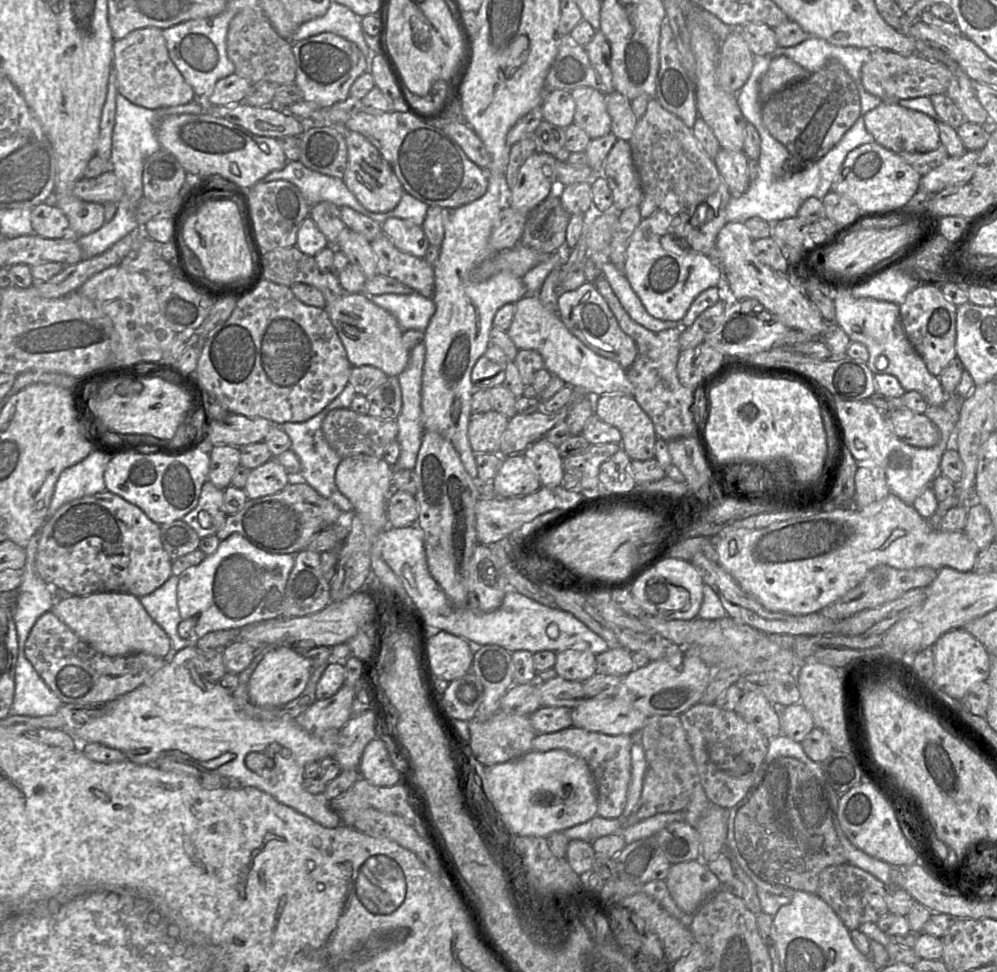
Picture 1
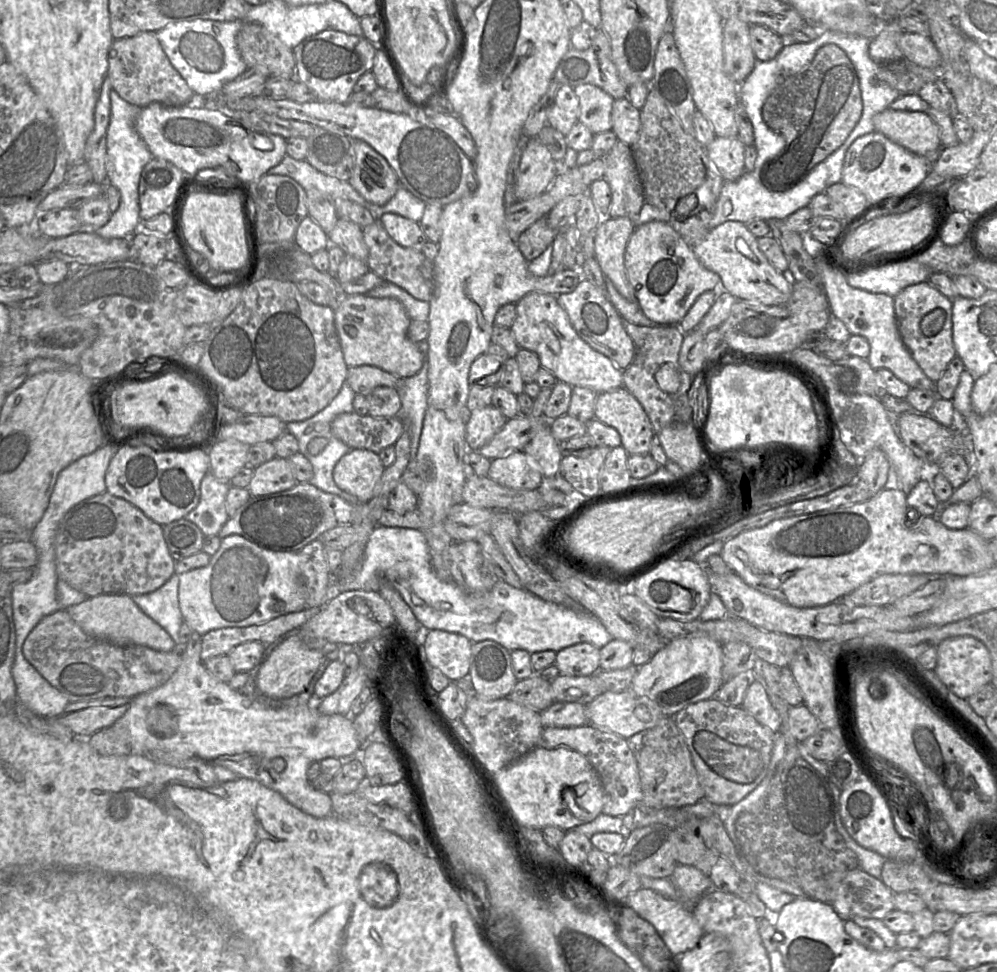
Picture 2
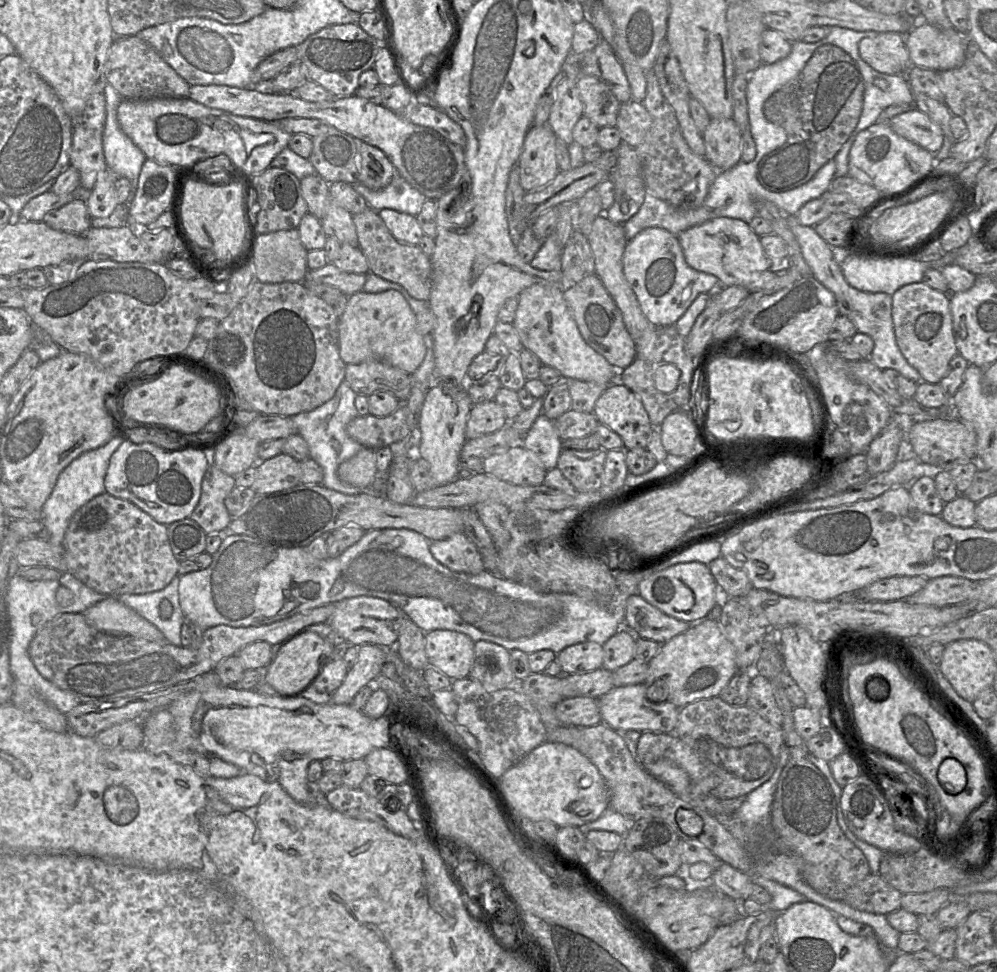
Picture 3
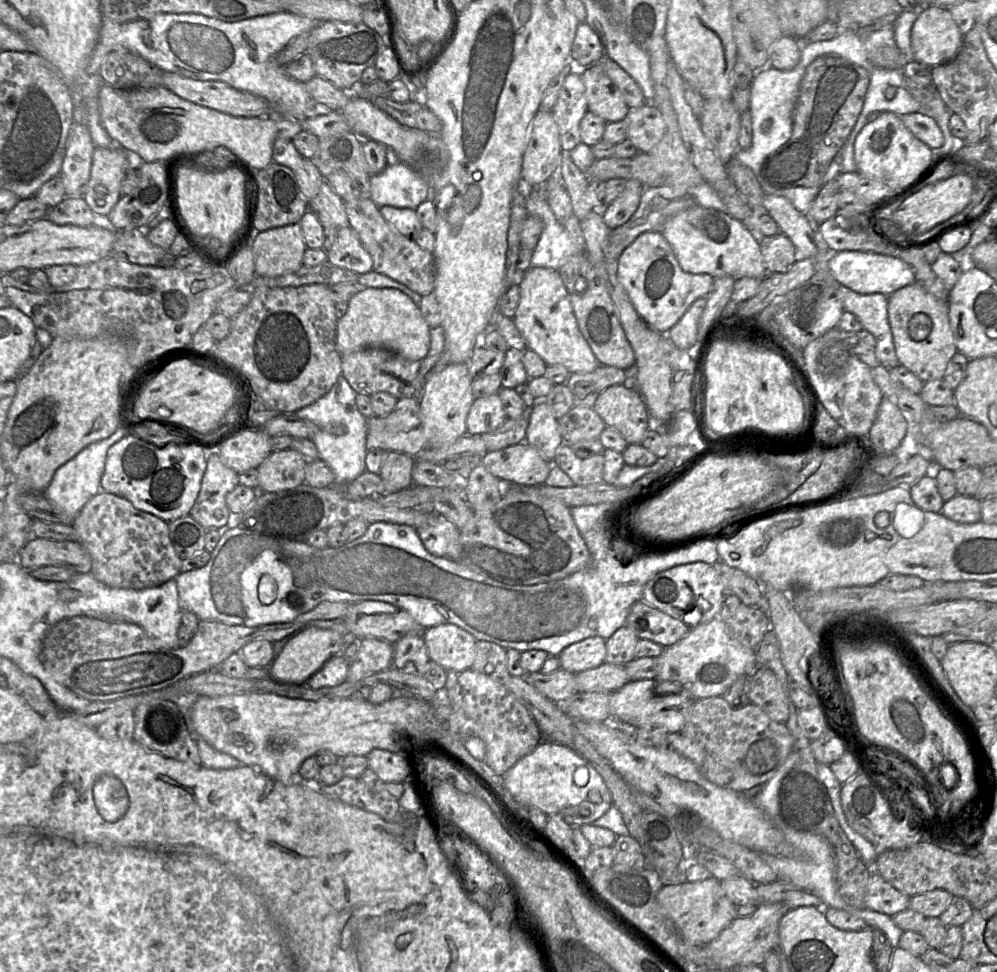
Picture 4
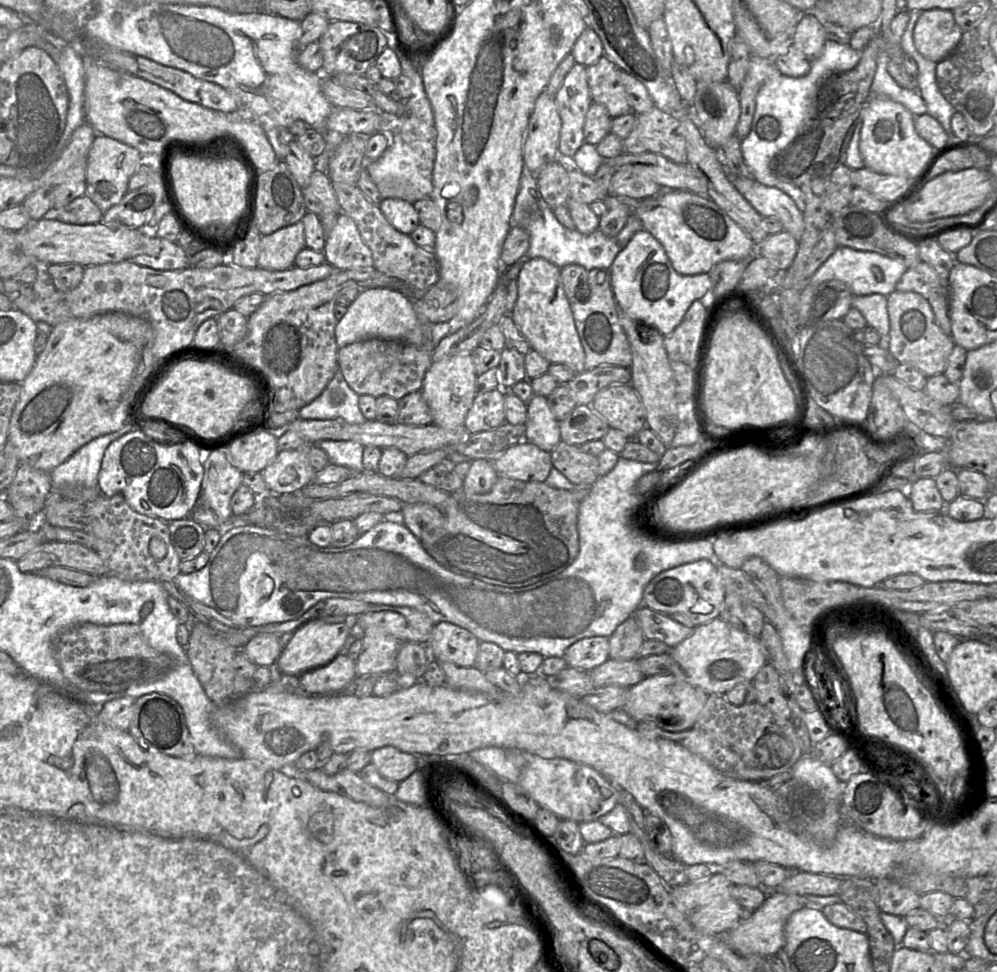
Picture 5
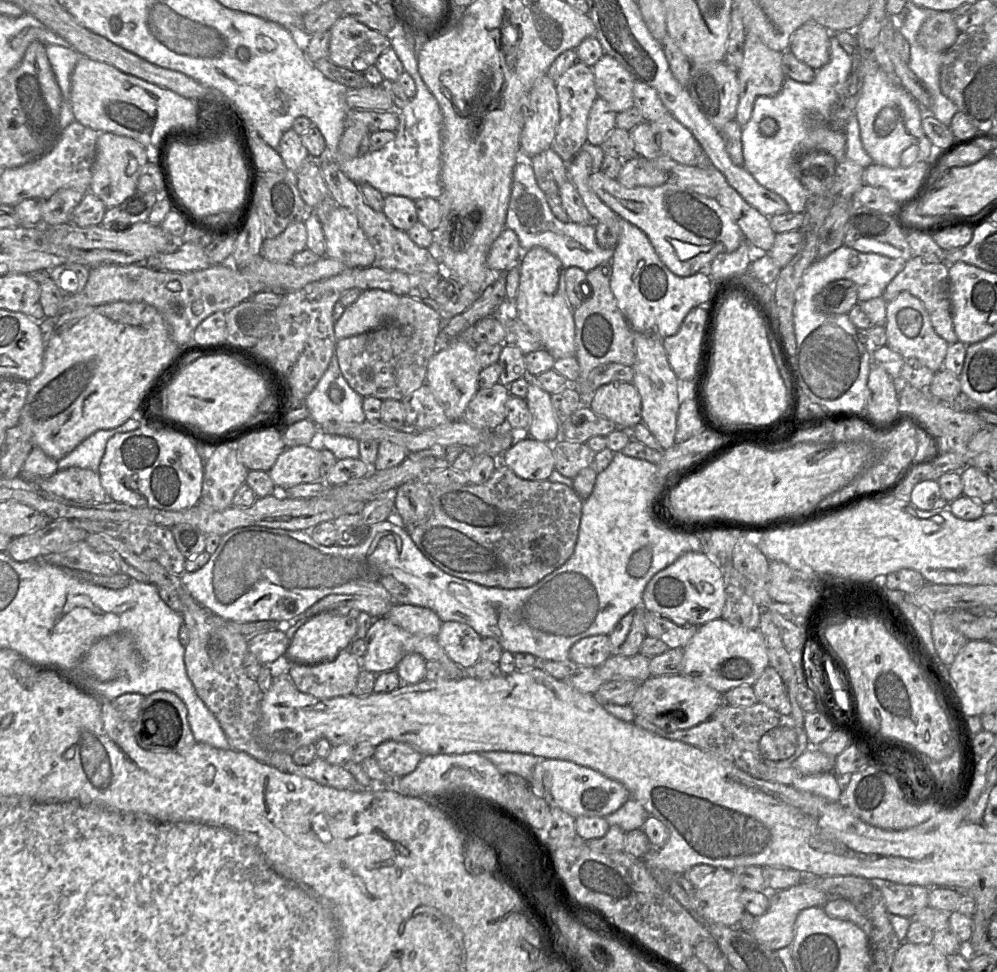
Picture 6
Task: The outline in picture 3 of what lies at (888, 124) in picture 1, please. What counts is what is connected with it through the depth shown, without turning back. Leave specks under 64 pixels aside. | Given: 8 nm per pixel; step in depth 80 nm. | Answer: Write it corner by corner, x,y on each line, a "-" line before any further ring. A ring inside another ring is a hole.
916,107
893,117
888,124
895,133
932,154
936,154
943,145
941,128

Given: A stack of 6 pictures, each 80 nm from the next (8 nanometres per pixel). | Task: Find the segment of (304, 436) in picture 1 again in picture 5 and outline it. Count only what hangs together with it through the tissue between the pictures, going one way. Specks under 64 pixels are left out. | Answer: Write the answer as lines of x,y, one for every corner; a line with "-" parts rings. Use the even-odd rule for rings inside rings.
338,368
322,393
299,409
299,417
307,420
342,418
350,424
362,424
366,419
358,401
359,395
349,387
-
321,440
318,443
327,454
329,463
345,466
355,473
364,471
362,455
364,446
352,440

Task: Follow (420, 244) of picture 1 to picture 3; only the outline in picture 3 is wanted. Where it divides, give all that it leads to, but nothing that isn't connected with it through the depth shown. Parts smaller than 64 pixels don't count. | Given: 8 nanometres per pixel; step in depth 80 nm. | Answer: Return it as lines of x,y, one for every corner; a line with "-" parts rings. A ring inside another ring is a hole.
382,209
378,214
397,240
418,246
424,232
415,216
392,209

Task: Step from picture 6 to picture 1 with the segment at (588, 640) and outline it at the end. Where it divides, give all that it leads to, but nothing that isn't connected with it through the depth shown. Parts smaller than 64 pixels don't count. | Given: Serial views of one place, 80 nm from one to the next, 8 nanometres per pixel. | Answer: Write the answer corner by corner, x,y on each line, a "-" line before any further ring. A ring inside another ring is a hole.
568,648
556,653
553,668
565,680
585,682
597,673
596,655
587,648

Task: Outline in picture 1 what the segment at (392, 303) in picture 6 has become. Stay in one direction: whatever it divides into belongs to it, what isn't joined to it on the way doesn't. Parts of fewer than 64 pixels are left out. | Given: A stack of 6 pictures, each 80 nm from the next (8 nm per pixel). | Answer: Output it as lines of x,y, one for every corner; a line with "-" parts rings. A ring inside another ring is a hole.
345,293
324,308
353,367
369,365
383,371
387,376
397,377
407,366
409,351
402,343
402,329
395,317
374,304
364,293

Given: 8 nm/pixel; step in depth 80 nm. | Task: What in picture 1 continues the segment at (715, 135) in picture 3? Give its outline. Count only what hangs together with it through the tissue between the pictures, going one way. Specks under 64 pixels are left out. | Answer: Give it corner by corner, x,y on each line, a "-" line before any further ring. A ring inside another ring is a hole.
721,148
713,159
732,196
740,196
750,185
748,158
744,151

